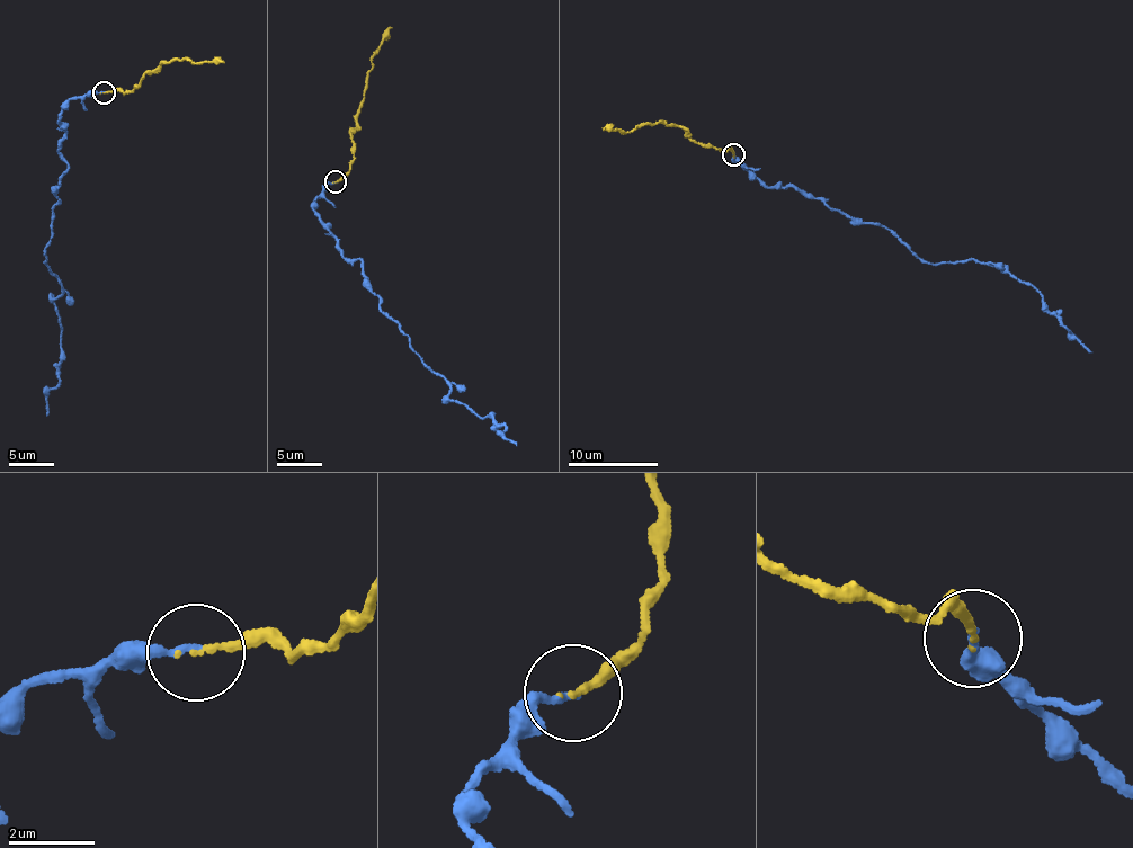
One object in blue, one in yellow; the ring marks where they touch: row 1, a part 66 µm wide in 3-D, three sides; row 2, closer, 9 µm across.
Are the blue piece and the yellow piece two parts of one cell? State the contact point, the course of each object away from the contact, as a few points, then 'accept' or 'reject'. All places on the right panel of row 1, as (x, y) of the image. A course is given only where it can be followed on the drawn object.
place (733, 154); course blue (733, 154), (767, 185), (793, 186), (886, 226), (931, 264), (974, 259), (1000, 267), (1041, 294), (1091, 351); course yellow (733, 154), (729, 149), (717, 149), (689, 140), (684, 127), (642, 122), (626, 131), (604, 128); accept

